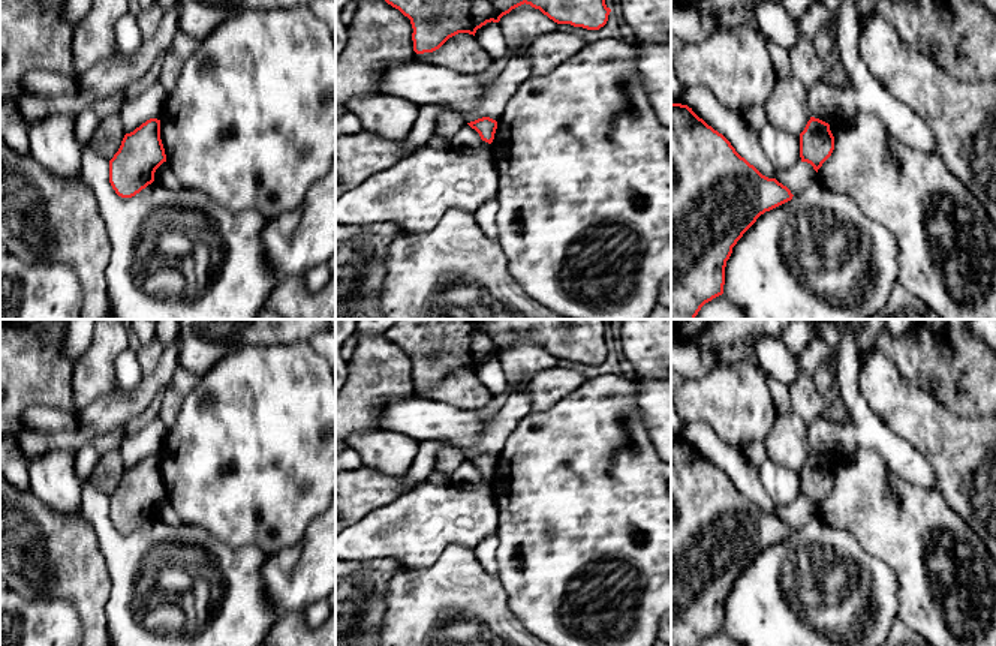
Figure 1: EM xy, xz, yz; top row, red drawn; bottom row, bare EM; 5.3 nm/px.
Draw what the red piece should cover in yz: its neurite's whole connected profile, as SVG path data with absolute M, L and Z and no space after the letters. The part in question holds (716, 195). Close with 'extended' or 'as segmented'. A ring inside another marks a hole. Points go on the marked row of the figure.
M671 103L671 319L695 319L701 307L723 294L725 267L732 247L756 219L792 199L776 178L762 175L731 142L692 108Z | as segmented

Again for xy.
M150 118L124 135L109 160L109 183L118 196L132 198L154 181L154 172L163 162L160 120Z | as segmented

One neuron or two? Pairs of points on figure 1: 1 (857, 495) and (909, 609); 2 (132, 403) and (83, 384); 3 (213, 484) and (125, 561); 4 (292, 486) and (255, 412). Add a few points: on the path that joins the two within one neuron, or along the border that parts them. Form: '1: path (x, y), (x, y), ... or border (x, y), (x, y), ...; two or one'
1: path (881, 523), (909, 552), (909, 580); one
2: border (119, 390), (96, 397), (78, 409); two
3: border (181, 522), (201, 526), (213, 537); two
4: path (274, 468), (262, 456), (262, 430); one

